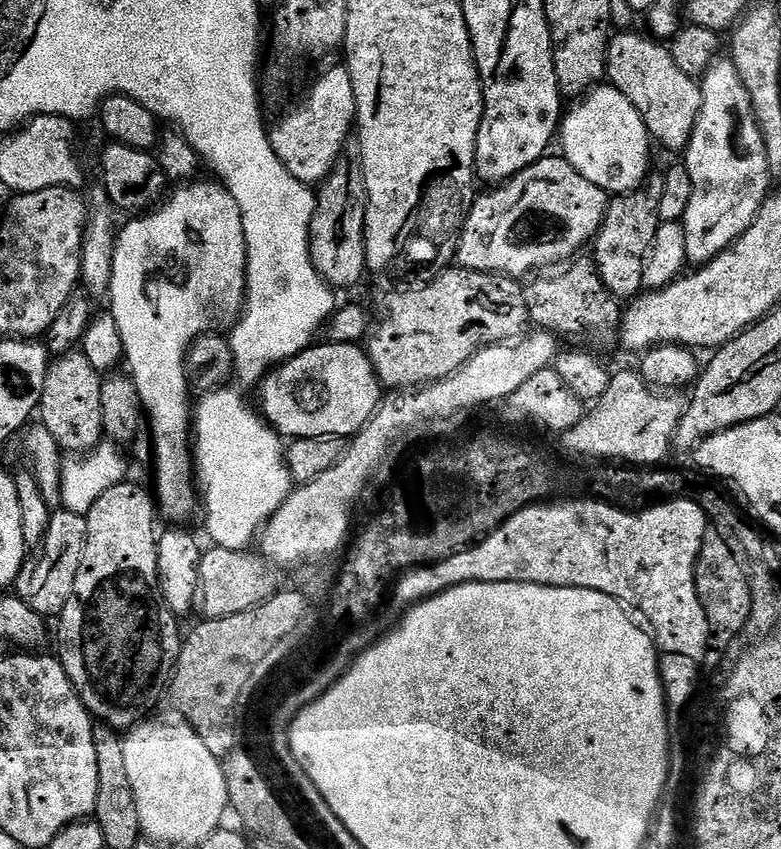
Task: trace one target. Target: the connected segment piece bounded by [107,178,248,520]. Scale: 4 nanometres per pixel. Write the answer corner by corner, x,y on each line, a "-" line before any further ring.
197,178
191,182
184,182
179,185
180,188
176,193
173,194
172,197
169,195
167,199
163,201
159,206
153,207
151,209
150,214
140,214
135,218
129,219
132,220
128,225
121,227
119,229
117,238
116,238
116,249
114,250
114,254
112,255
112,281
110,282
110,290
108,291
107,299
109,301
112,300
112,307
110,307
110,313
112,314
114,321
117,322
118,333
120,333
122,338
122,346
124,347
124,357
123,363
125,365
128,364
128,368
126,368
127,375
131,376
132,381
134,382
134,386
138,390
138,398
140,399
142,405
143,415
146,417
146,424
152,427
152,436
150,435
150,448
154,453
154,460
156,456
156,492
154,488
154,500
158,505
158,512
161,517
164,516
168,520
184,520
188,515
191,514
192,511
197,511
198,508
198,488
194,483
194,448
190,443
190,433
194,428
194,400
193,397
188,397
188,392
190,393
190,385
188,383
188,374
186,371
186,357
188,354
188,348
194,341
199,338
199,336
205,334
215,333
217,330
227,329
229,326
236,323
240,318
241,312
244,311
244,292
246,291
246,274
248,273
248,251
246,250
246,242
244,241
244,231
242,230
242,210
238,210
238,202
234,202
234,198
228,192
228,189
224,187
223,184
217,182
215,179
207,178
208,180
204,180
205,178

